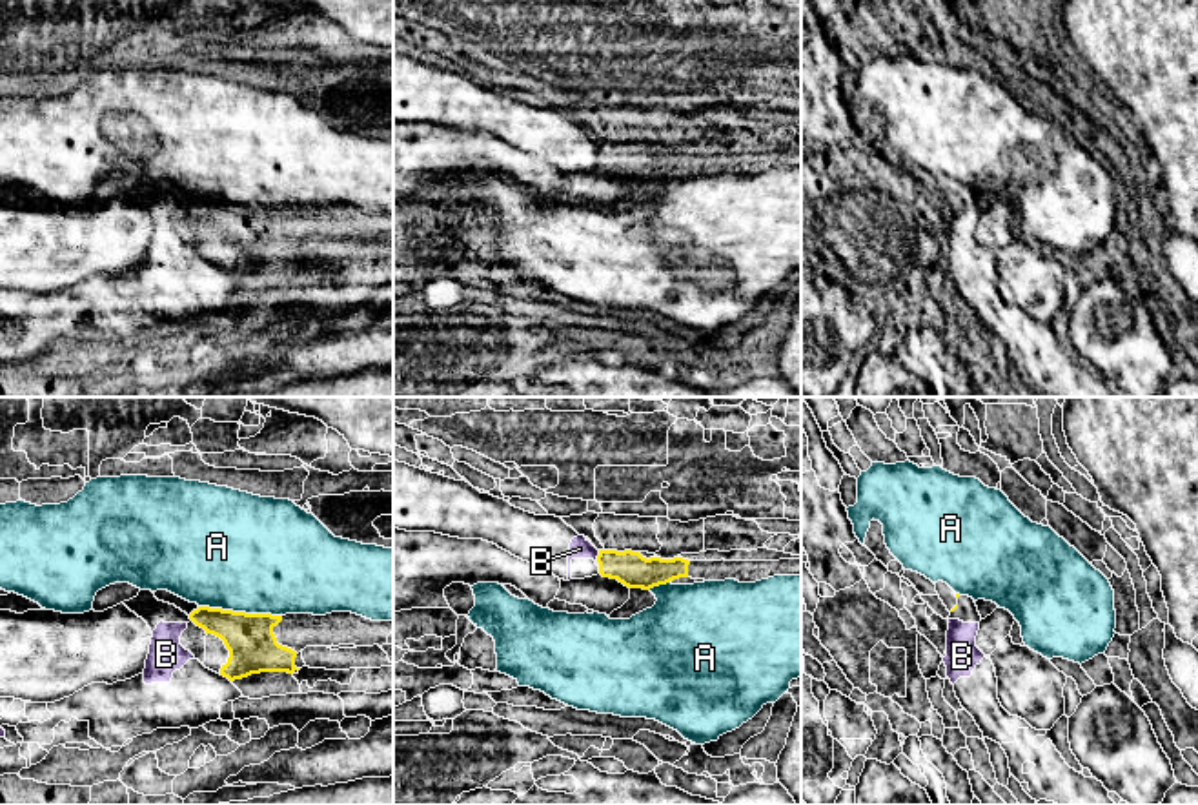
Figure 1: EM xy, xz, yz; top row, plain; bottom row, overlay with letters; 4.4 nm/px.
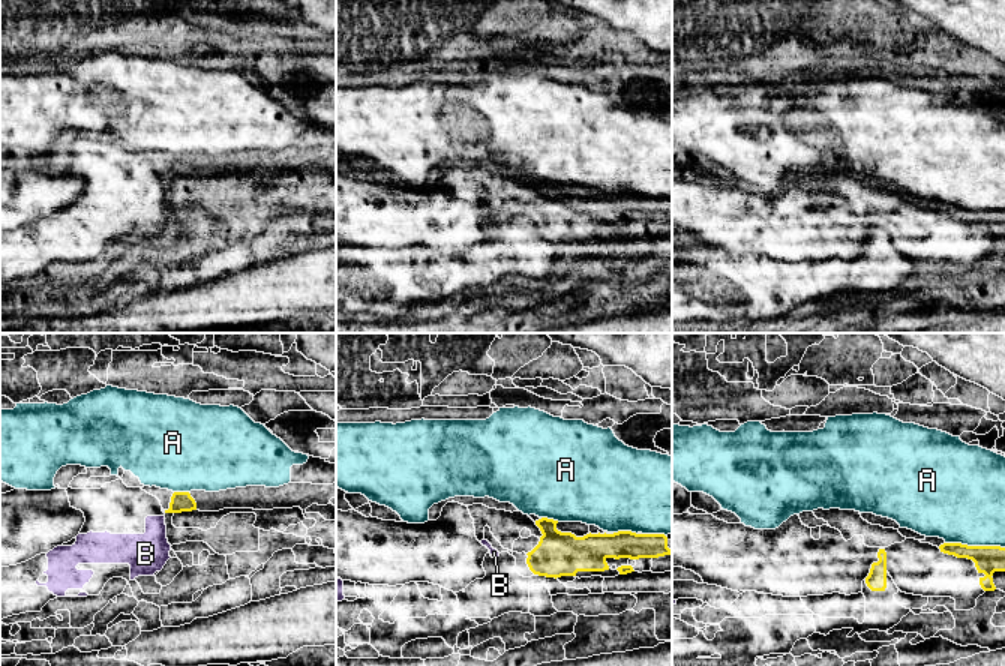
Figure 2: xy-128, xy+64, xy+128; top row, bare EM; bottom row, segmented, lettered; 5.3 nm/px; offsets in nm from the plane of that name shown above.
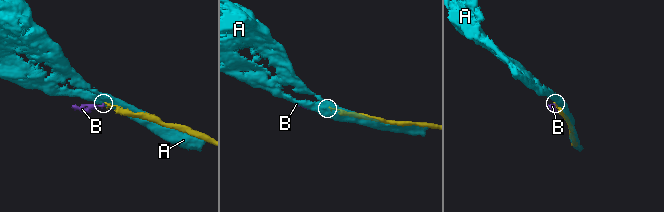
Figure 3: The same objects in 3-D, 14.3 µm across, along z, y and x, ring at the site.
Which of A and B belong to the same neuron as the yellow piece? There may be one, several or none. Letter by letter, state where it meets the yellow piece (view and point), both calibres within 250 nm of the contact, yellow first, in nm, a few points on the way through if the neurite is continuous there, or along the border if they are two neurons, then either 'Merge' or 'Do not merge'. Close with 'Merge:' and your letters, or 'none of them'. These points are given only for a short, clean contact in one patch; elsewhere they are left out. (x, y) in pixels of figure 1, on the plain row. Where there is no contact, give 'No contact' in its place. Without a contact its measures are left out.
A: Touches yellow at xy (241, 204). Thickness 220 nm (yellow) against 500 nm. Do not merge
B: Touches yellow at xz (598, 150). Thickness 150 nm (yellow) against 100 nm. Boundary: xz (599, 142), (598, 157). Do not merge
Merge: none of them

